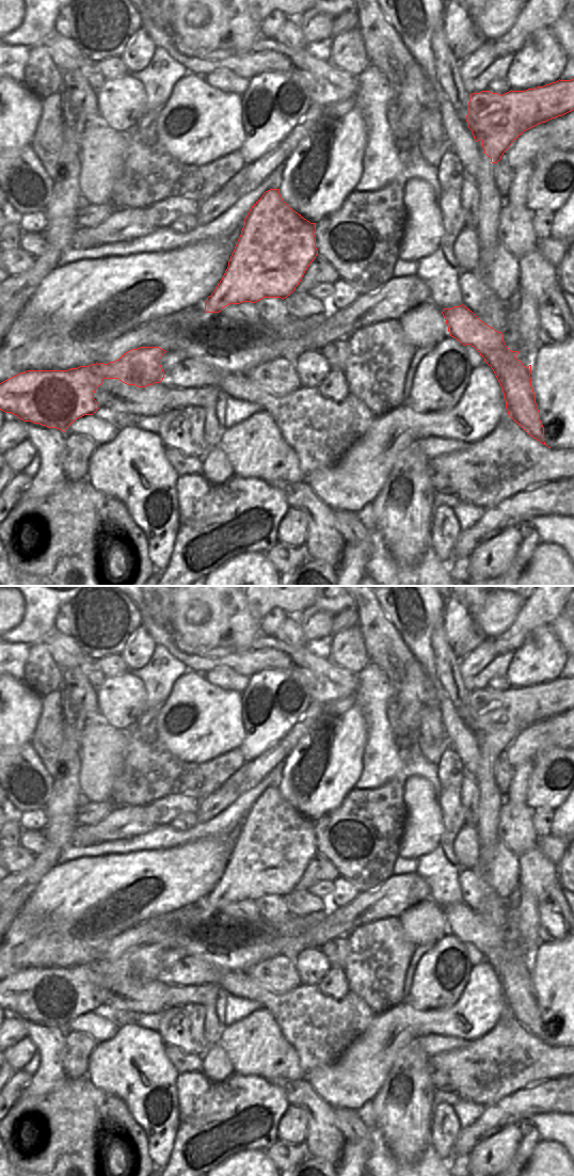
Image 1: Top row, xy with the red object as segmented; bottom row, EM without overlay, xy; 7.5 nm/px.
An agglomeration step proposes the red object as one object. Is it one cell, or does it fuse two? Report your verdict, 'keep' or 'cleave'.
cleave

